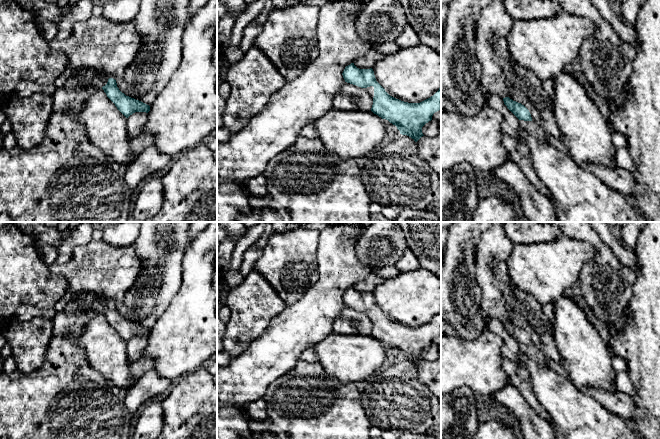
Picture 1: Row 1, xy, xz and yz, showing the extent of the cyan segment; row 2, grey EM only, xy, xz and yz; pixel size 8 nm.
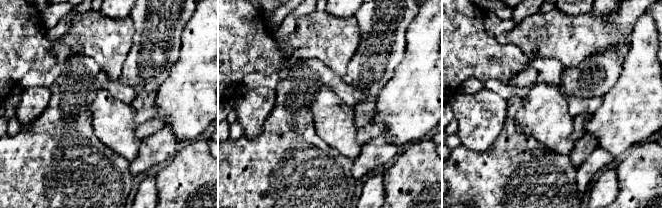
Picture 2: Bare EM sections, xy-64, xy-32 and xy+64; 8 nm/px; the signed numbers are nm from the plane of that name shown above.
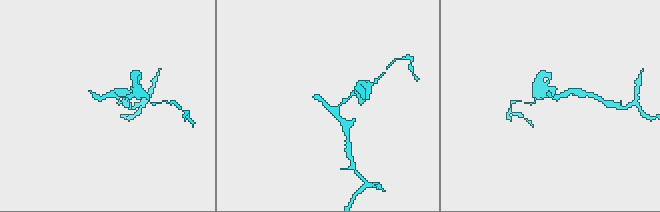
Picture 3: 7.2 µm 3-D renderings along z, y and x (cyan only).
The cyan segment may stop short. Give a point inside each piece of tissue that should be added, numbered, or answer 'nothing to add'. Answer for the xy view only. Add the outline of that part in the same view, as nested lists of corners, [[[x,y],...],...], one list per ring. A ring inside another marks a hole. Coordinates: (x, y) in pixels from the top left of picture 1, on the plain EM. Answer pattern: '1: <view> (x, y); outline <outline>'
1: xy (66, 398); outline [[[86,291],[72,293],[72,299],[69,301],[66,308],[62,312],[55,313],[52,318],[53,334],[45,354],[45,360],[41,367],[28,374],[22,373],[17,369],[11,373],[0,372],[0,437],[9,439],[129,439],[132,415],[125,404],[127,389],[116,386],[96,371],[89,364],[86,353],[79,344],[79,338],[84,333],[84,328],[87,323],[94,315],[105,310],[108,303],[109,301],[101,301],[95,292]]]

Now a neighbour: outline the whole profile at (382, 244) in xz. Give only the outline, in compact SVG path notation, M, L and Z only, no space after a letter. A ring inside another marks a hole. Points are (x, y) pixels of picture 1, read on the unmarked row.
M373 222L358 238L356 255L365 265L379 269L395 265L408 248L397 222Z

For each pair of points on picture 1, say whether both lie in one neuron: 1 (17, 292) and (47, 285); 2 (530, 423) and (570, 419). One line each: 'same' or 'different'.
1: same
2: different

